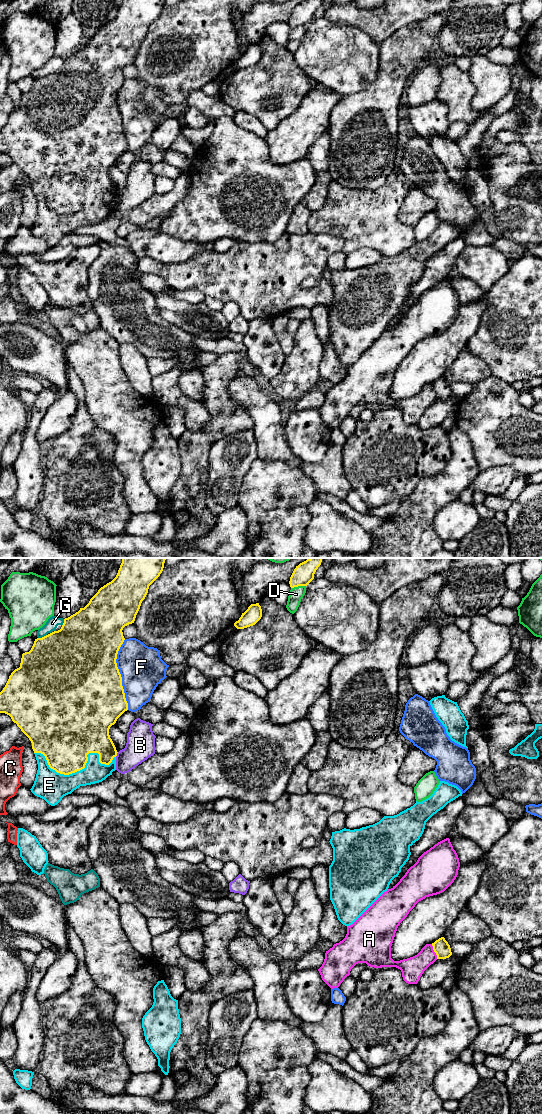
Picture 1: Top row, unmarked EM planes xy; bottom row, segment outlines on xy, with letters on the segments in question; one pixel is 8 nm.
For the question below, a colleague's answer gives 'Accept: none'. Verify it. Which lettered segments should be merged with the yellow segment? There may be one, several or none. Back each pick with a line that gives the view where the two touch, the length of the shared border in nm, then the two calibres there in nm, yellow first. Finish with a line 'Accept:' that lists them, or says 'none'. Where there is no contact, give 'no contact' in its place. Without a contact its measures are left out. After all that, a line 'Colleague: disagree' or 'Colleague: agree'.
E: xy | 650 nm | 400/220 nm
Accept: E
Colleague: disagree

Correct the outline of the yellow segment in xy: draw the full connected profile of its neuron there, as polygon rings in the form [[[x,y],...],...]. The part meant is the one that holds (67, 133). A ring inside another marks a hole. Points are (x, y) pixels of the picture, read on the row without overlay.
[[[122,0],[116,17],[101,27],[84,48],[80,48],[78,52],[65,58],[60,70],[35,79],[31,90],[22,94],[20,107],[11,113],[5,127],[0,132],[0,153],[9,155],[12,161],[17,164],[32,183],[38,210],[30,230],[35,236],[44,239],[51,246],[57,245],[64,236],[71,234],[80,226],[102,222],[116,210],[116,196],[118,192],[110,178],[109,169],[128,150],[128,143],[122,126],[122,117],[116,103],[118,91],[125,80],[122,70],[125,66],[134,63],[141,43],[148,33],[149,26],[162,13],[164,3],[165,0]]]

